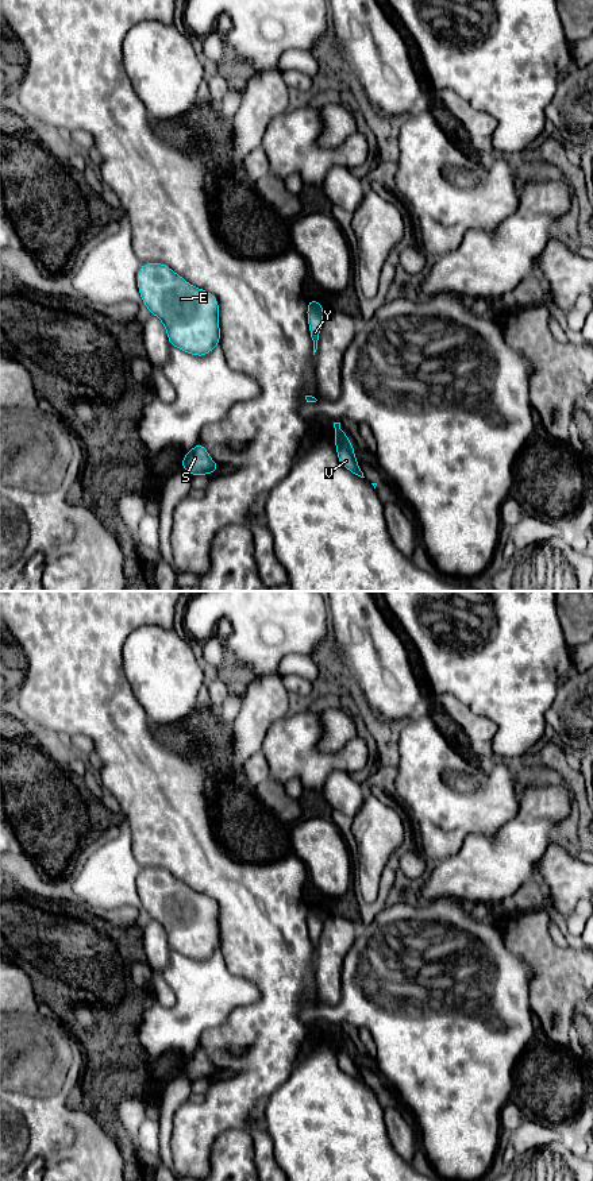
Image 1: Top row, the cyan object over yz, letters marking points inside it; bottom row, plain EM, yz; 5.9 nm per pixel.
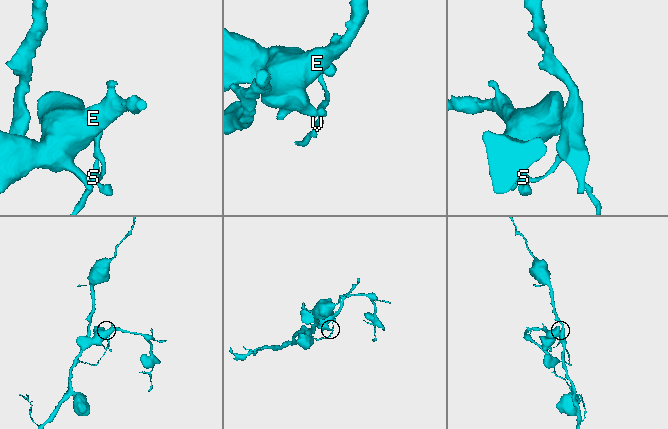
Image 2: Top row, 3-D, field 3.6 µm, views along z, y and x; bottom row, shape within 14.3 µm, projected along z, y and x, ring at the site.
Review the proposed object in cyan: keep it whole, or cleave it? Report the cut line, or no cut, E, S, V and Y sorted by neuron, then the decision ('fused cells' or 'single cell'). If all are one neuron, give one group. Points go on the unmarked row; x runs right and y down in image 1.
yz (308, 911), (312, 911), (323, 921) | E / S V Y | fused cells

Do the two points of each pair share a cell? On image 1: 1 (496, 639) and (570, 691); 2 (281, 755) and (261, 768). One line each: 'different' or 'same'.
1: different
2: different

